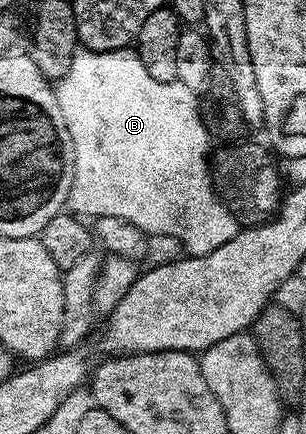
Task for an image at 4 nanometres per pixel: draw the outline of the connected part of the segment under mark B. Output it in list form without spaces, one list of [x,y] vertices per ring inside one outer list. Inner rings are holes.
[[[90,49],[78,51],[73,56],[71,67],[67,75],[63,75],[56,82],[59,107],[63,111],[63,119],[67,123],[67,131],[71,135],[73,144],[73,186],[69,192],[68,208],[76,216],[82,219],[96,219],[99,217],[114,217],[115,219],[127,219],[127,223],[135,223],[139,231],[153,237],[174,237],[182,241],[189,251],[208,251],[227,243],[235,236],[239,228],[236,219],[227,211],[227,207],[217,197],[213,190],[213,178],[211,176],[211,138],[209,130],[205,128],[205,122],[201,120],[198,94],[187,91],[183,83],[175,81],[160,81],[151,79],[147,67],[138,59],[136,52],[129,49],[116,49],[106,53],[96,53]]]

